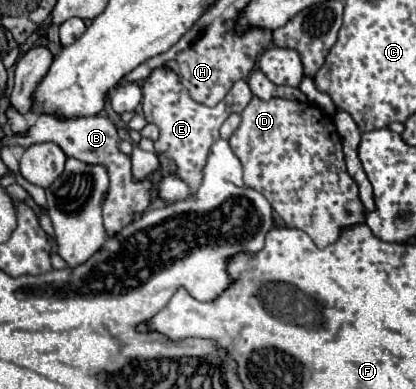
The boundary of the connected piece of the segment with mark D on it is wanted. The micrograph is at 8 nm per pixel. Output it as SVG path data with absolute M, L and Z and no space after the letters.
M253 97L241 113L241 125L231 135L229 145L243 165L243 181L247 187L261 191L271 207L281 215L287 227L297 227L305 231L317 247L327 247L339 239L343 227L365 221L365 209L359 199L357 183L349 177L343 159L343 145L333 125L333 119L323 115L317 105L309 101L289 101L289 99L269 99L263 101Z

